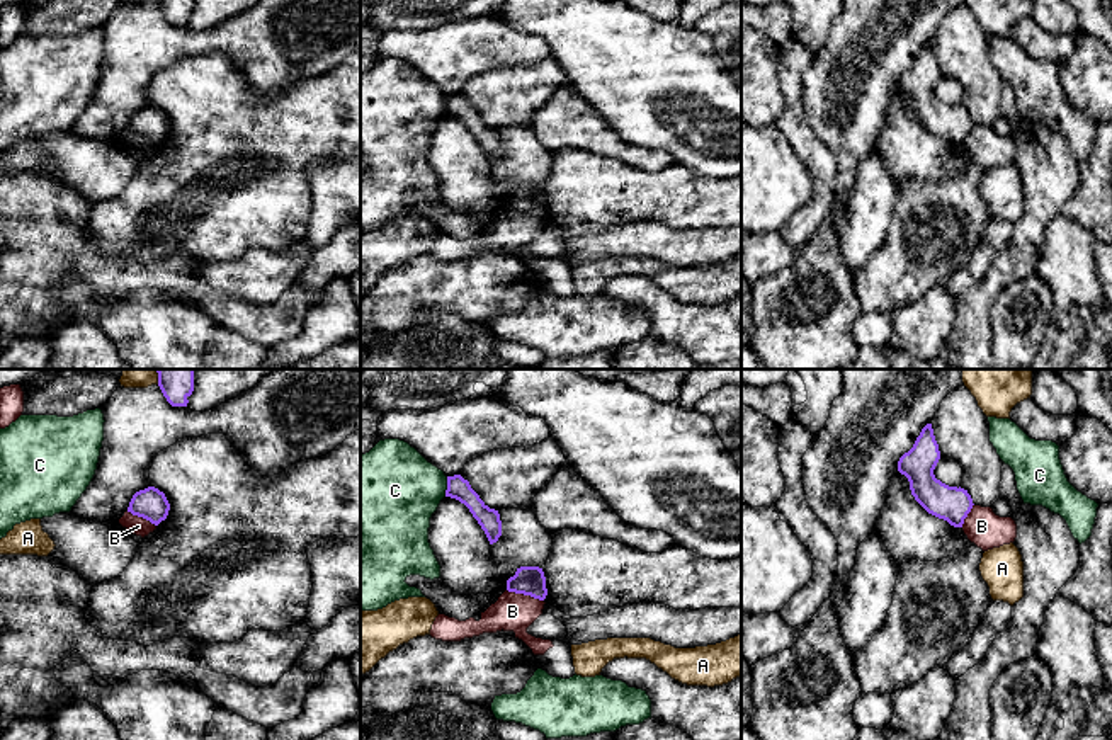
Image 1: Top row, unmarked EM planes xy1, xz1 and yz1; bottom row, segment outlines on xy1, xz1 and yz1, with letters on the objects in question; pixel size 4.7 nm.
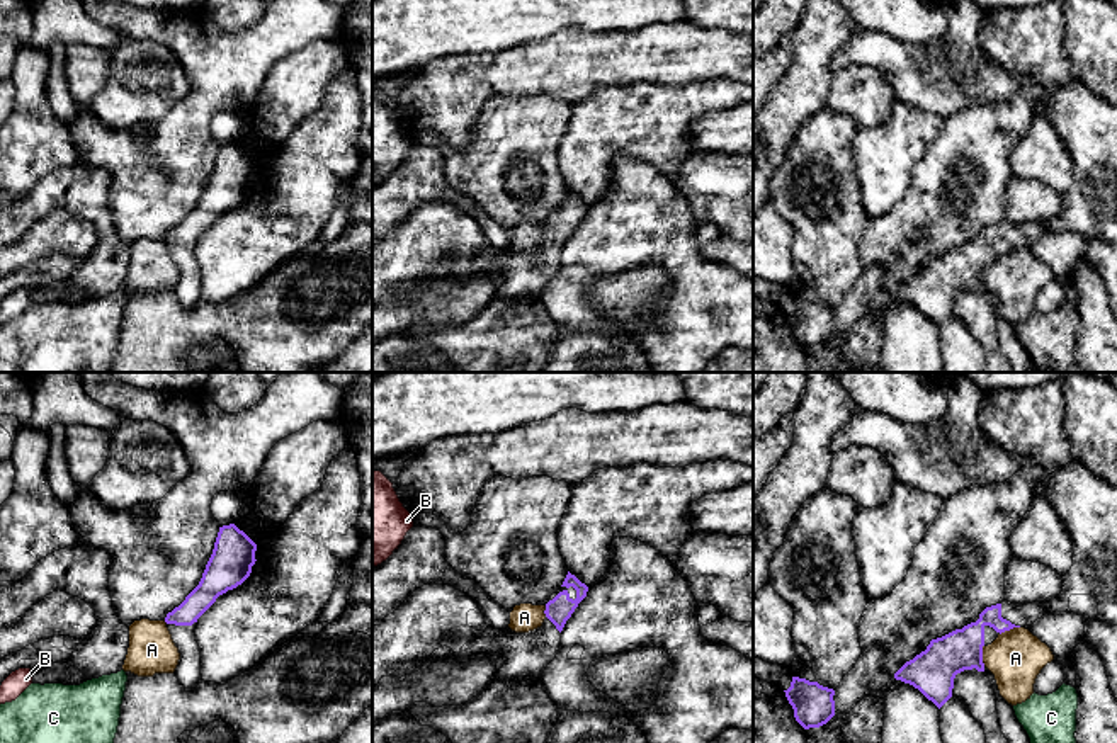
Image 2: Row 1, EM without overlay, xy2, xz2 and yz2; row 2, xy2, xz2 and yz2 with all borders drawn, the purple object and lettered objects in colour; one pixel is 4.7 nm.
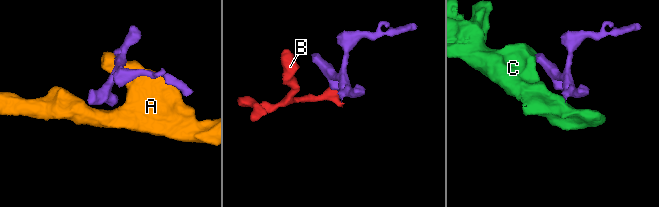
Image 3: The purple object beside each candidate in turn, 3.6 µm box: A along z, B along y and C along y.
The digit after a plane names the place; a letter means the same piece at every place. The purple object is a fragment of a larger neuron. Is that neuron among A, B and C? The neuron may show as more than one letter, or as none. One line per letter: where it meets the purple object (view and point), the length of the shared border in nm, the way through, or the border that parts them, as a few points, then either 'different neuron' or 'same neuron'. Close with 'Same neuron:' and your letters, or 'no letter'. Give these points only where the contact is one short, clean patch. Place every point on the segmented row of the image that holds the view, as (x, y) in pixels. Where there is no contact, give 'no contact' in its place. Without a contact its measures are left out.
A: contact yz2 (981, 655); length 100 nm; border yz2 (983, 645), (985, 665); different neuron
B: contact xz1 (526, 594); length 190 nm; border xz1 (507, 589), (543, 601); different neuron
C: contact xz1 (448, 487); length 100 nm; border xz1 (448, 477), (444, 495); different neuron
Same neuron: no letter

